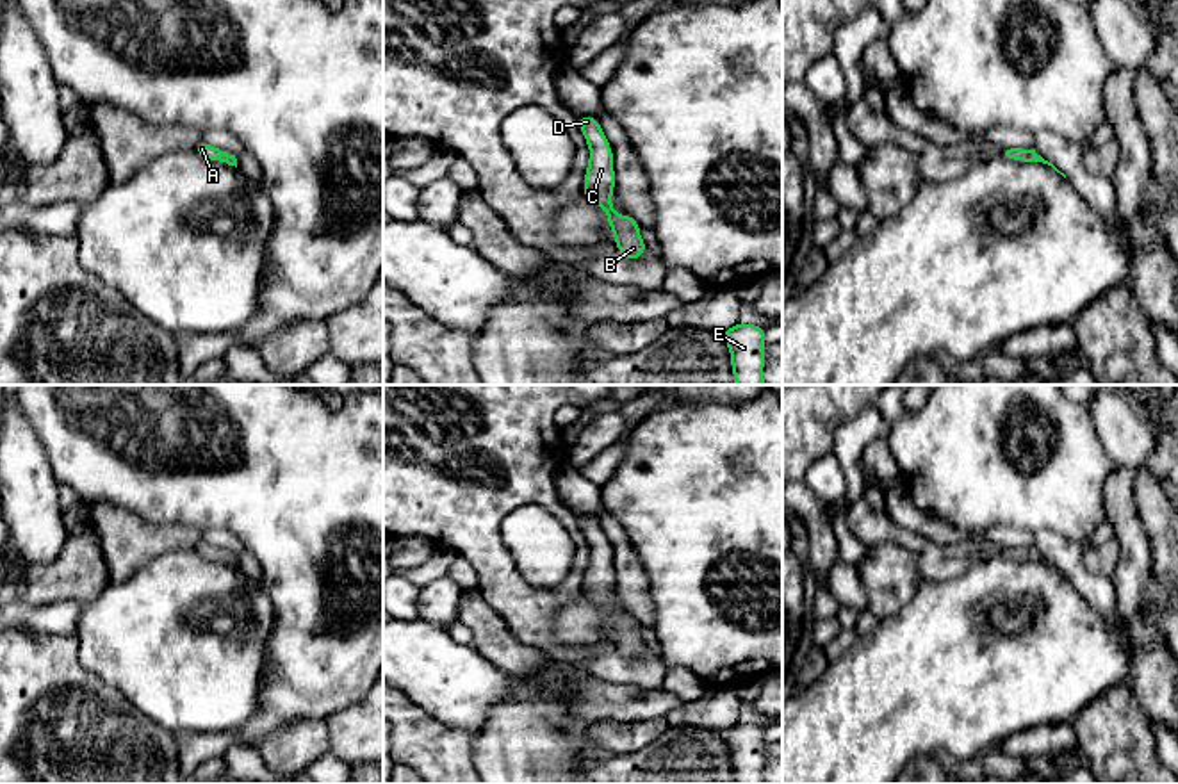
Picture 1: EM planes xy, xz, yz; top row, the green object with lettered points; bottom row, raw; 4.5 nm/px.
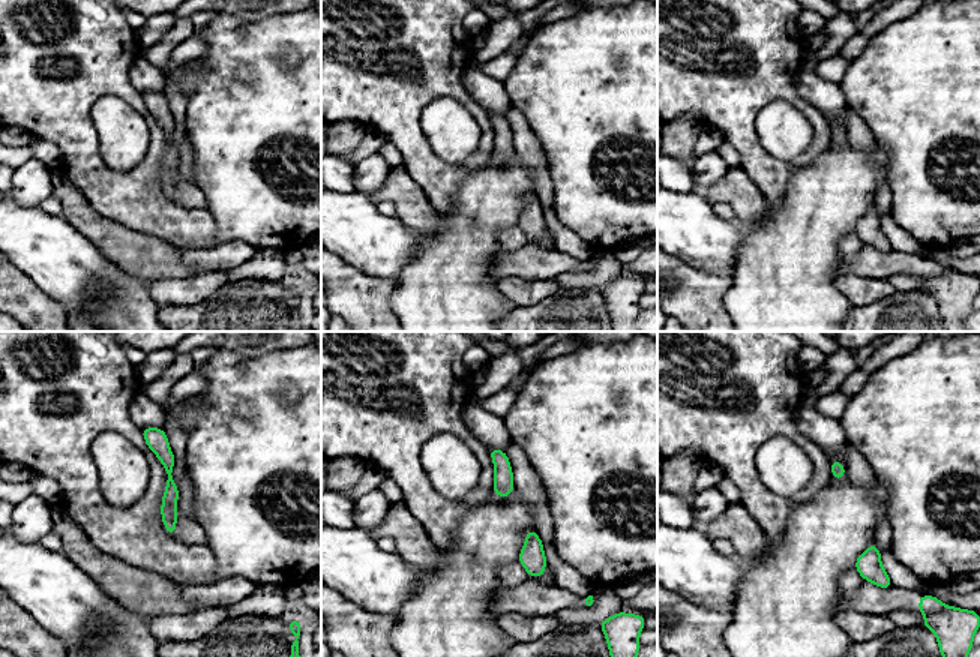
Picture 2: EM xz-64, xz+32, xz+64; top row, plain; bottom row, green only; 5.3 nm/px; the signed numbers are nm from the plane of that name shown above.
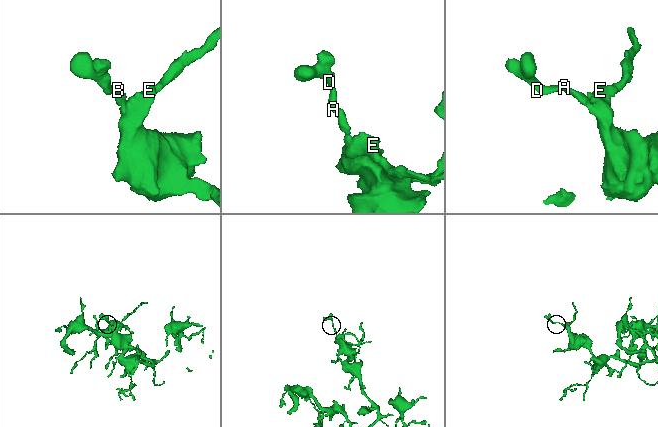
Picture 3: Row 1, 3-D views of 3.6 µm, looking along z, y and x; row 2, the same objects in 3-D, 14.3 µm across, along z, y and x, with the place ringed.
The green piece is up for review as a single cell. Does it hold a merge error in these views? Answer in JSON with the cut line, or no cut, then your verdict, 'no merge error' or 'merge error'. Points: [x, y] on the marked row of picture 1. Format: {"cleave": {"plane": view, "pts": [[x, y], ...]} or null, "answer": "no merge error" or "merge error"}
{"cleave": null, "answer": "no merge error"}

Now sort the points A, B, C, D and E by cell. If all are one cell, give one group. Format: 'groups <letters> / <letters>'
groups A B C D E

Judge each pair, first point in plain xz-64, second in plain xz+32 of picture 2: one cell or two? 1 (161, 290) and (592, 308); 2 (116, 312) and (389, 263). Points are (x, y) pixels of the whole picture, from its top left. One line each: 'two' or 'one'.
1: one
2: one

